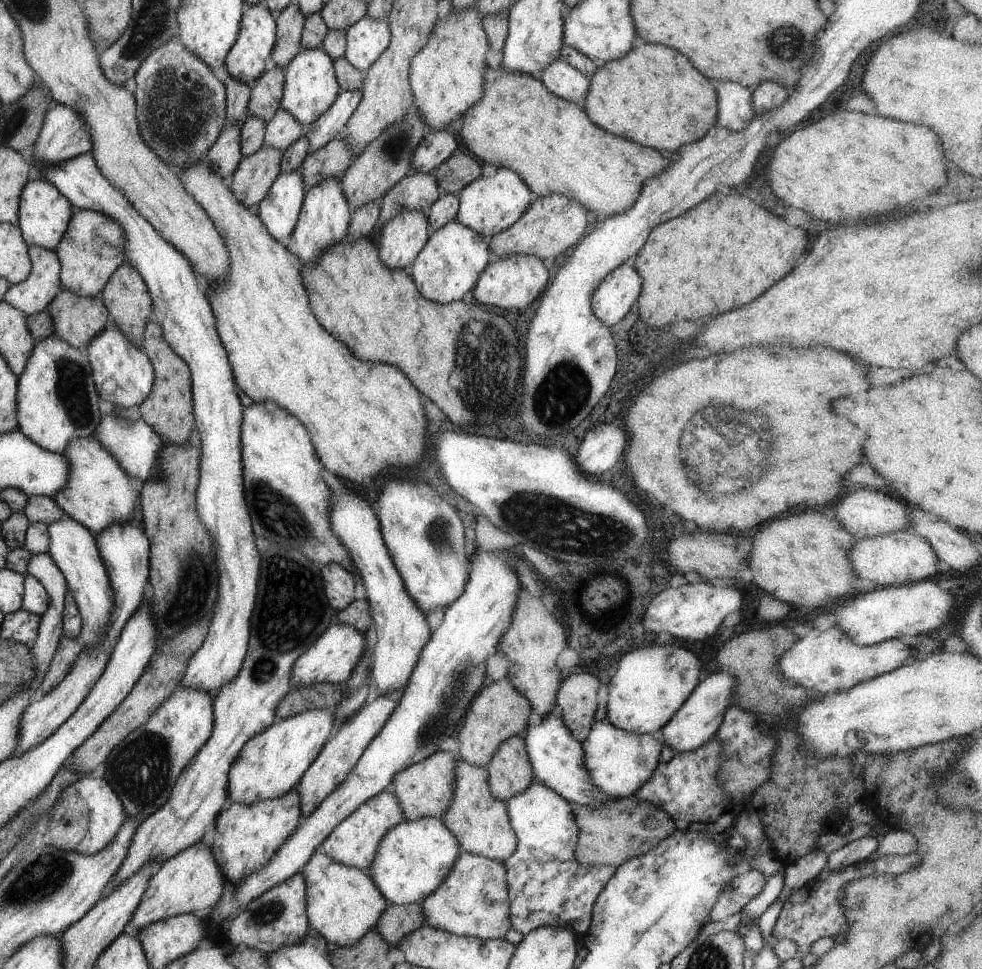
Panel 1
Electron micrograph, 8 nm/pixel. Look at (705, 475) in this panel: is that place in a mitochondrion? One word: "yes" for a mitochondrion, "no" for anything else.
yes

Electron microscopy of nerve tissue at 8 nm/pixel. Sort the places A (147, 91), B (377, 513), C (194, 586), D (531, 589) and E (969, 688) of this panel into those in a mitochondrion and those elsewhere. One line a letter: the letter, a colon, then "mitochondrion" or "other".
A: other
B: other
C: mitochondrion
D: other
E: other

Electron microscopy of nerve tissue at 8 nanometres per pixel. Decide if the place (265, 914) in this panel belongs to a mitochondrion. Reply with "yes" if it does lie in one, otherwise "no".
yes

